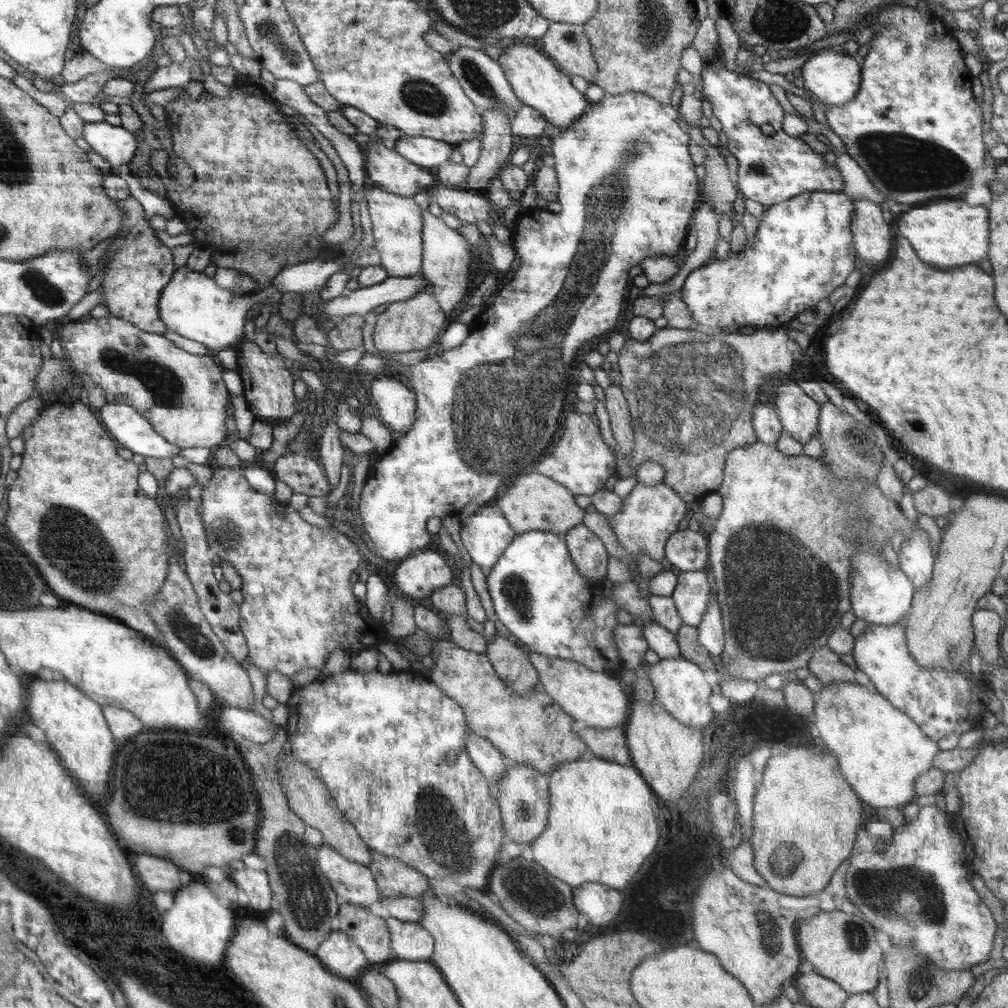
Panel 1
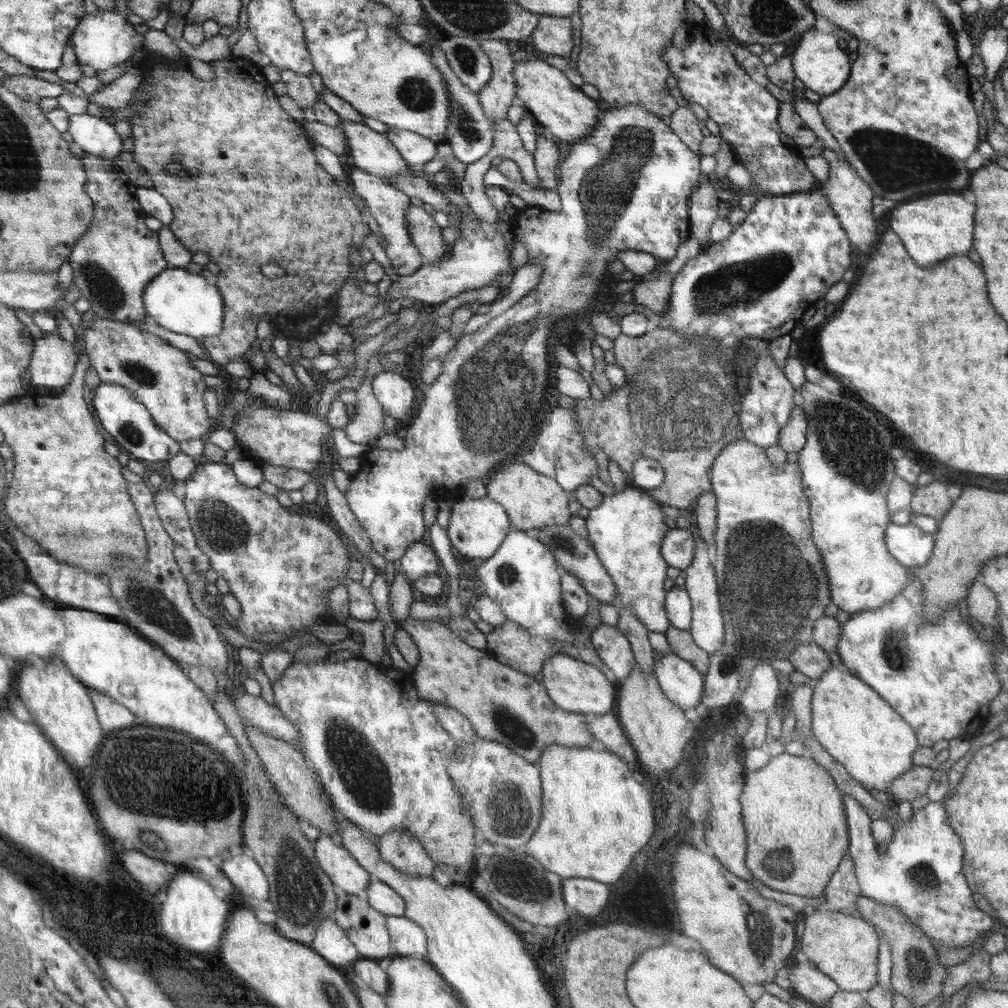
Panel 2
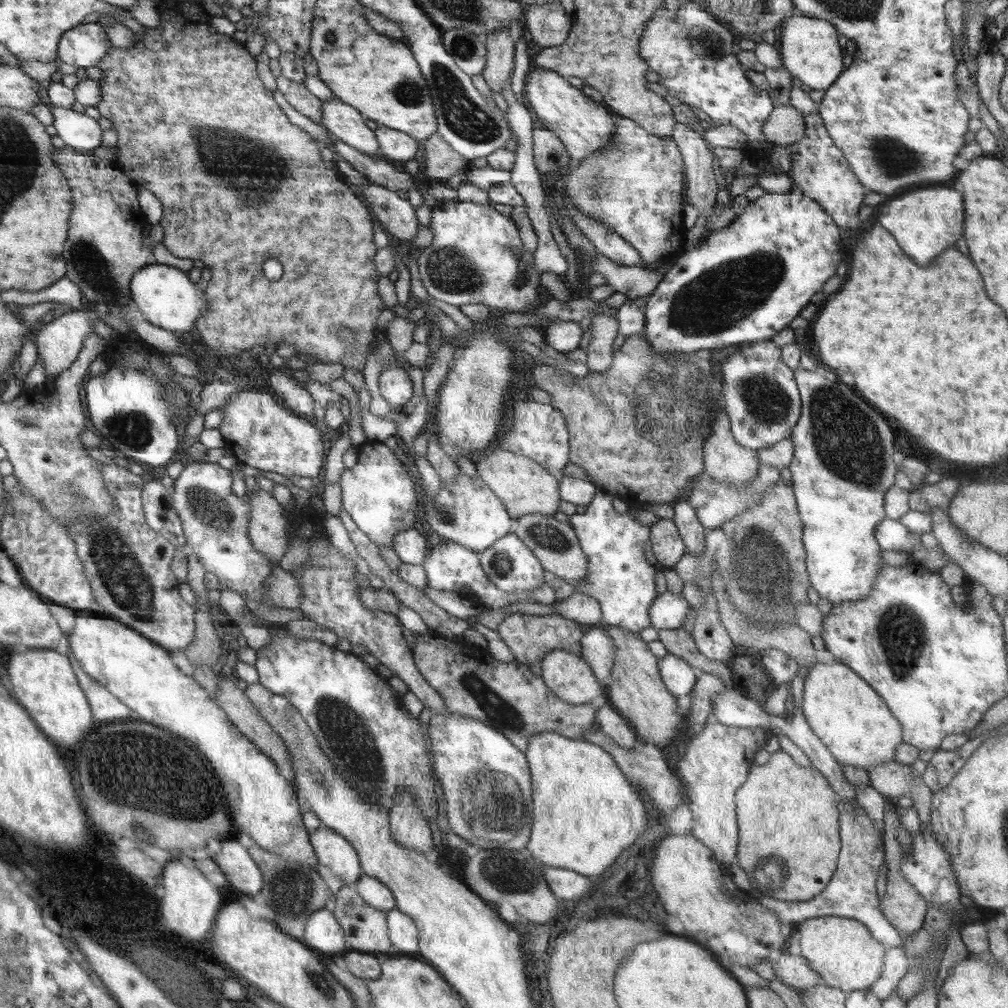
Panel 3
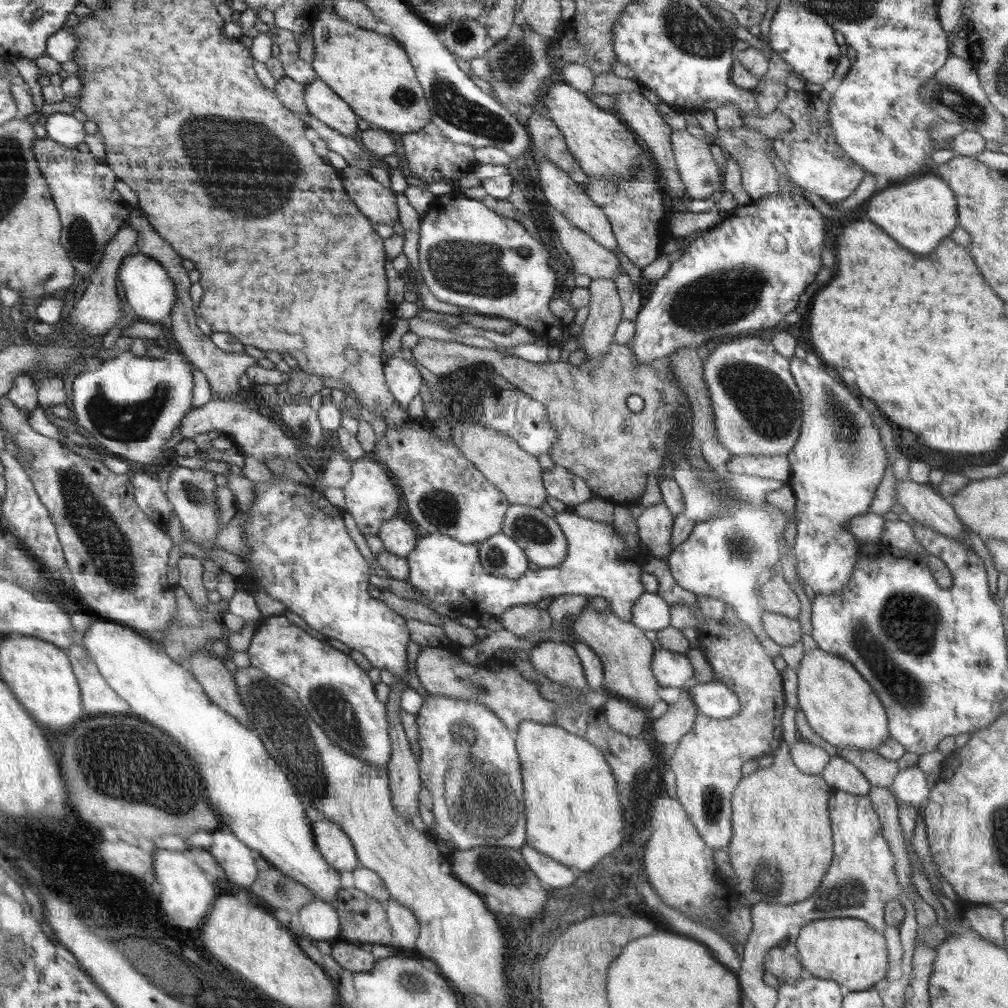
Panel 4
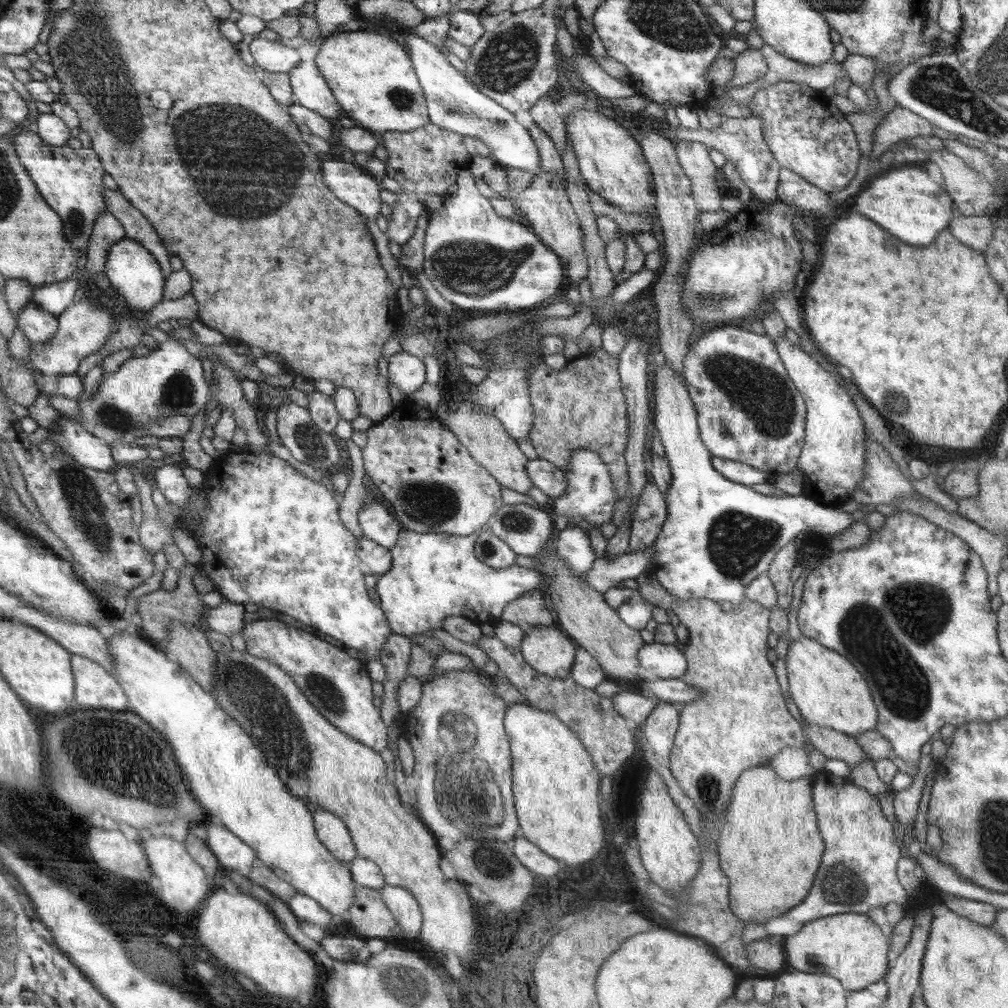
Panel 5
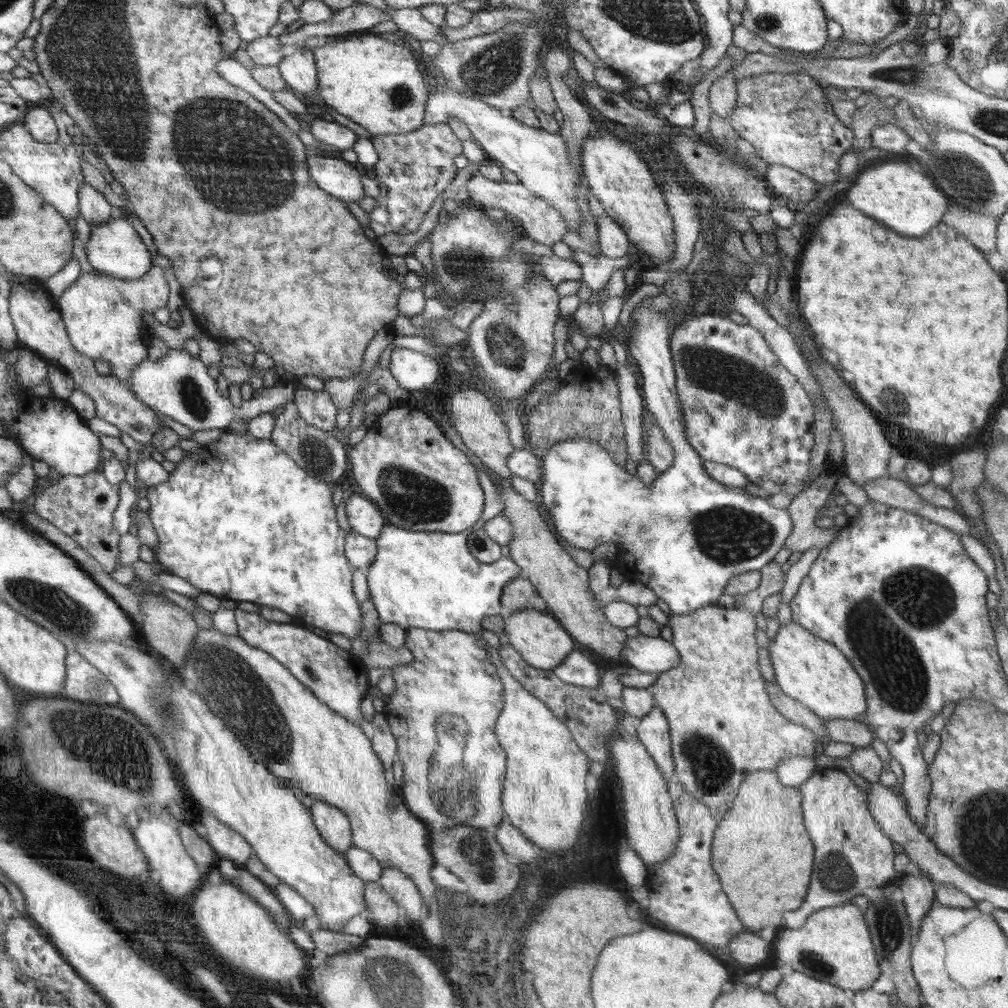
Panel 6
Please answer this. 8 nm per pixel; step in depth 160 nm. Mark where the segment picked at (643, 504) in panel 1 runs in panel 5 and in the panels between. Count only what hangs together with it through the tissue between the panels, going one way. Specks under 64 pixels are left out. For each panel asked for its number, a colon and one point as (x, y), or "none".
2: (626, 529)
3: (622, 566)
4: (447, 572)
5: (433, 575)

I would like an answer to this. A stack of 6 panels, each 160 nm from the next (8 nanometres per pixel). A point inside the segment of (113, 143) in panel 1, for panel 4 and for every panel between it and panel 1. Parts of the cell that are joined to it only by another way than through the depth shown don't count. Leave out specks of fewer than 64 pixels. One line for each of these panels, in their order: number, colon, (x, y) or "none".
2: (94, 135)
3: (79, 131)
4: (65, 129)

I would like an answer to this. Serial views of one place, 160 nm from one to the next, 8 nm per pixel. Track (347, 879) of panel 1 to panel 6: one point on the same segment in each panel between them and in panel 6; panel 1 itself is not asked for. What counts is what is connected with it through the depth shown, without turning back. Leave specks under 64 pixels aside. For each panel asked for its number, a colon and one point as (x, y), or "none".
2: (345, 871)
3: (333, 851)
4: (336, 847)
5: (334, 833)
6: (334, 826)

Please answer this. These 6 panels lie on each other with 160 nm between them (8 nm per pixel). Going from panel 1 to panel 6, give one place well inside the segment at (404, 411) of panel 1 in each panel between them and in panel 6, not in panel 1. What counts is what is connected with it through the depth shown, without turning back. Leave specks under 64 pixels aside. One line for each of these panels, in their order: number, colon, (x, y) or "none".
2: (395, 393)
3: (394, 384)
4: (402, 376)
5: (407, 372)
6: (413, 371)

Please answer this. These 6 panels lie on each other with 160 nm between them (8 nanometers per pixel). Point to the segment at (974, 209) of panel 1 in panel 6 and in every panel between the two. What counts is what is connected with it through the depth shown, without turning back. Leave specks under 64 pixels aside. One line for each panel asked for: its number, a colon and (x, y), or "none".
2: (945, 222)
3: (926, 220)
4: (919, 213)
5: (905, 201)
6: (910, 203)

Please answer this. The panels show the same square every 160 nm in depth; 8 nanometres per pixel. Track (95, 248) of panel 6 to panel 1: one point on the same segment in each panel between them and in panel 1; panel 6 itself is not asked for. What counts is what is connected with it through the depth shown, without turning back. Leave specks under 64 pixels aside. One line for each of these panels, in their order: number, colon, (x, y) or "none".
1: (193, 305)
2: (179, 301)
3: (168, 298)
4: (150, 290)
5: (132, 270)

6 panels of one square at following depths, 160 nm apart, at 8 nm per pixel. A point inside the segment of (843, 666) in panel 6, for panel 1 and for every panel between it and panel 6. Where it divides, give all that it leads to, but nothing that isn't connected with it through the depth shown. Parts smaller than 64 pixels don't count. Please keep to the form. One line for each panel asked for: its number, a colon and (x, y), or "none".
1: (881, 751)
2: (854, 724)
3: (847, 714)
4: (840, 705)
5: (828, 690)

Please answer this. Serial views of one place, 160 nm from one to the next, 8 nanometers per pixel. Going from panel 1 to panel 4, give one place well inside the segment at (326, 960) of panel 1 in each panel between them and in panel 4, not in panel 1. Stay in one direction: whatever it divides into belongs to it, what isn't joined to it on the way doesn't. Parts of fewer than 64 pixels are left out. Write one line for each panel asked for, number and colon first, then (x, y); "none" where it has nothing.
2: (331, 940)
3: (324, 934)
4: (318, 920)

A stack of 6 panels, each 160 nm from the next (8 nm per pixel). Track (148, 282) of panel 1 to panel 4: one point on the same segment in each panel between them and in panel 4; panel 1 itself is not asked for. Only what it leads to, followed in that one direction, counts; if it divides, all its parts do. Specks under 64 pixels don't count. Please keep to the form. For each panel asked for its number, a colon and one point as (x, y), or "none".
2: (115, 260)
3: (104, 248)
4: (92, 214)

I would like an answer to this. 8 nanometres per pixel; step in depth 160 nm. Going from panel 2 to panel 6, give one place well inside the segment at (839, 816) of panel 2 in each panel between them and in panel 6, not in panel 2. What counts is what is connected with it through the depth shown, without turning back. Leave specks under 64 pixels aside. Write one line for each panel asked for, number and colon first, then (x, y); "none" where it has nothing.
3: (788, 818)
4: (782, 843)
5: (769, 846)
6: (762, 853)

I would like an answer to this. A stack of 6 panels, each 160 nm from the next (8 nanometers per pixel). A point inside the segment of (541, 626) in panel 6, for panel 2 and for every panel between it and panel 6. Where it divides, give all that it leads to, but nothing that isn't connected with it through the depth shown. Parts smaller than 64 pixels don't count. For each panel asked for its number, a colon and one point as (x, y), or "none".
2: (579, 687)
3: (569, 676)
4: (558, 662)
5: (547, 649)

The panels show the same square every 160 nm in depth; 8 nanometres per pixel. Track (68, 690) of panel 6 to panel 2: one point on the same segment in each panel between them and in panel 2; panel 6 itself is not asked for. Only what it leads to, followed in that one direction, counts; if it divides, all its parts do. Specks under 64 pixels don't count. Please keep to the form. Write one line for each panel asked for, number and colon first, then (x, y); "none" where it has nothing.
2: (113, 716)
3: (106, 707)
4: (98, 697)
5: (95, 687)

